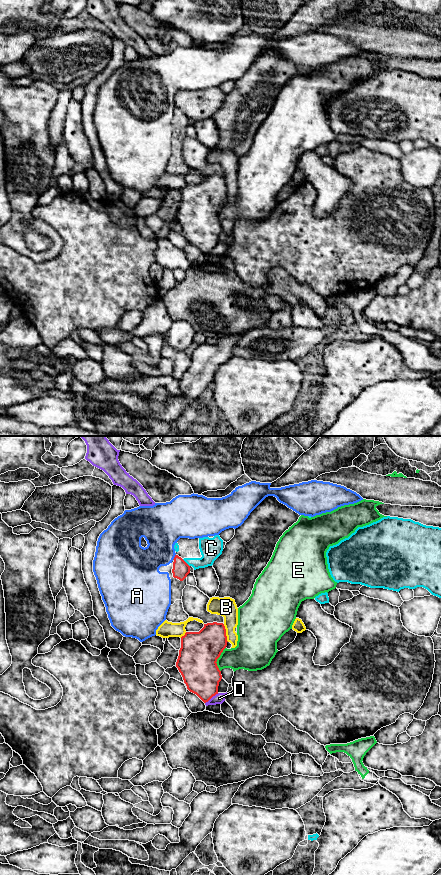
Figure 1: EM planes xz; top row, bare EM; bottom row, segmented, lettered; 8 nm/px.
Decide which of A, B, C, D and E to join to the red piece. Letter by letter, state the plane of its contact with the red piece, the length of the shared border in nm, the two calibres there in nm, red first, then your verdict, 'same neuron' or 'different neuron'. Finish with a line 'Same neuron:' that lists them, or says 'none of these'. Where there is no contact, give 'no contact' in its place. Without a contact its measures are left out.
A: xz | 50 nm | 140/300 nm | different neuron
B: xz | 150 nm | 300/160 nm | different neuron
C: xz | 90 nm | 140/180 nm | different neuron
D: xz | 140 nm | 300/90 nm | different neuron
E: xz | 200 nm | 320/240 nm | different neuron
Same neuron: none of these

